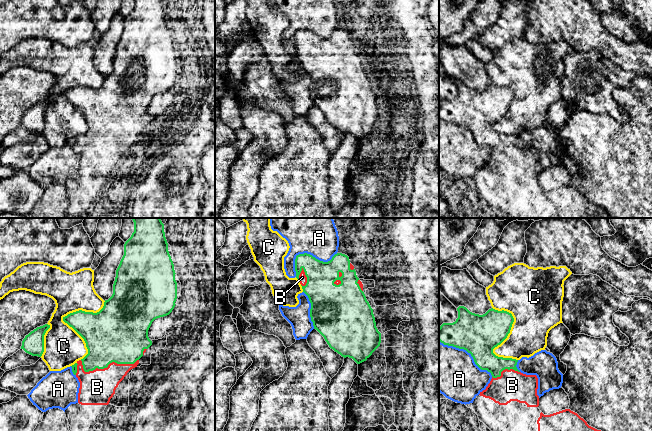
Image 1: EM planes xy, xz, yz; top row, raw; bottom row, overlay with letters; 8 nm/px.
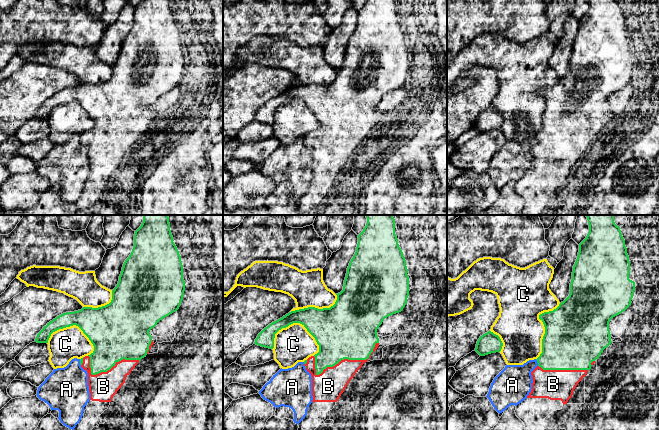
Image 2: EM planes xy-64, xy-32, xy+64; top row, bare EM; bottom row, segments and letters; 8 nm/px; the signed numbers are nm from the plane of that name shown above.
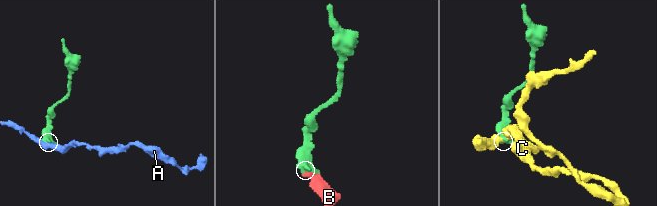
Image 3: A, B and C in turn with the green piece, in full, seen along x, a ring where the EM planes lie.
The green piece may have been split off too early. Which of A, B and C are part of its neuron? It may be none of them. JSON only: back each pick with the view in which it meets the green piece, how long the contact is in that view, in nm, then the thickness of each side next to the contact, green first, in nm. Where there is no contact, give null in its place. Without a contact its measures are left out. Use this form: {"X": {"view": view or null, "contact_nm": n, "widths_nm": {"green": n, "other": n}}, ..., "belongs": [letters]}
{"B": {"view": "xy", "contact_nm": 480, "widths_nm": {"green": 400, "other": 280}}, "belongs": ["B"]}

